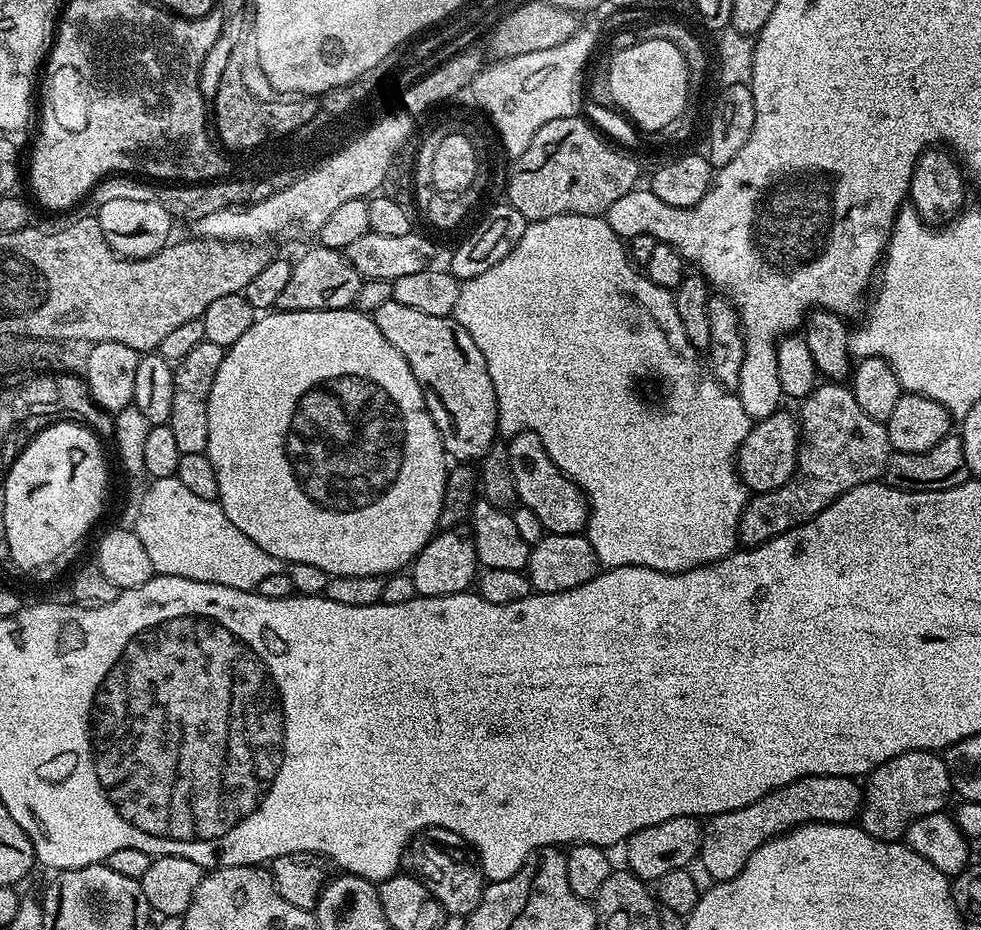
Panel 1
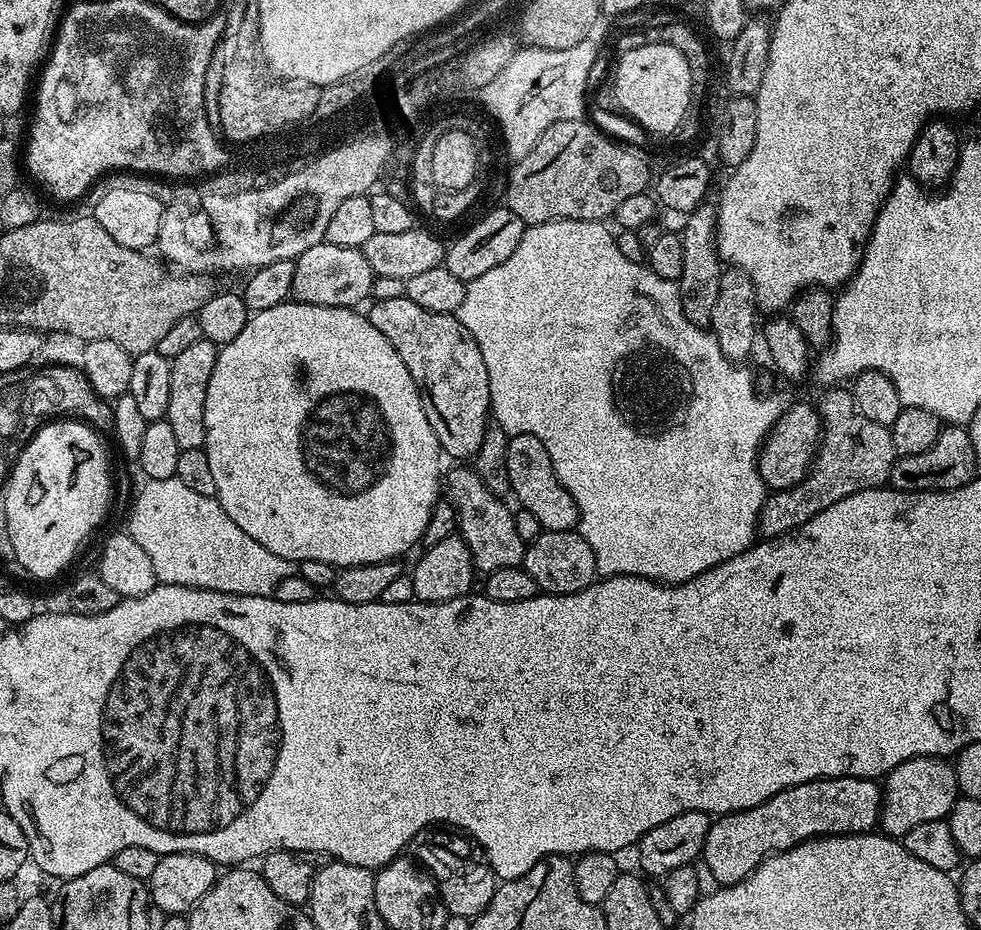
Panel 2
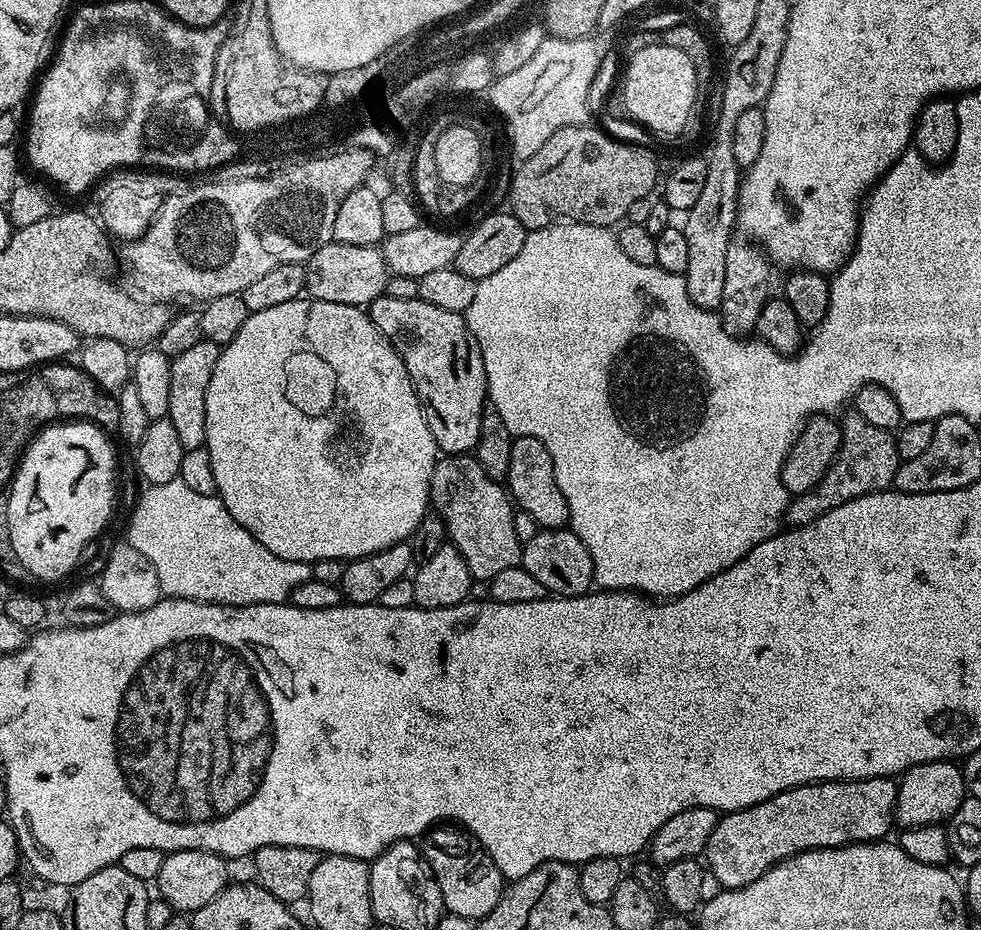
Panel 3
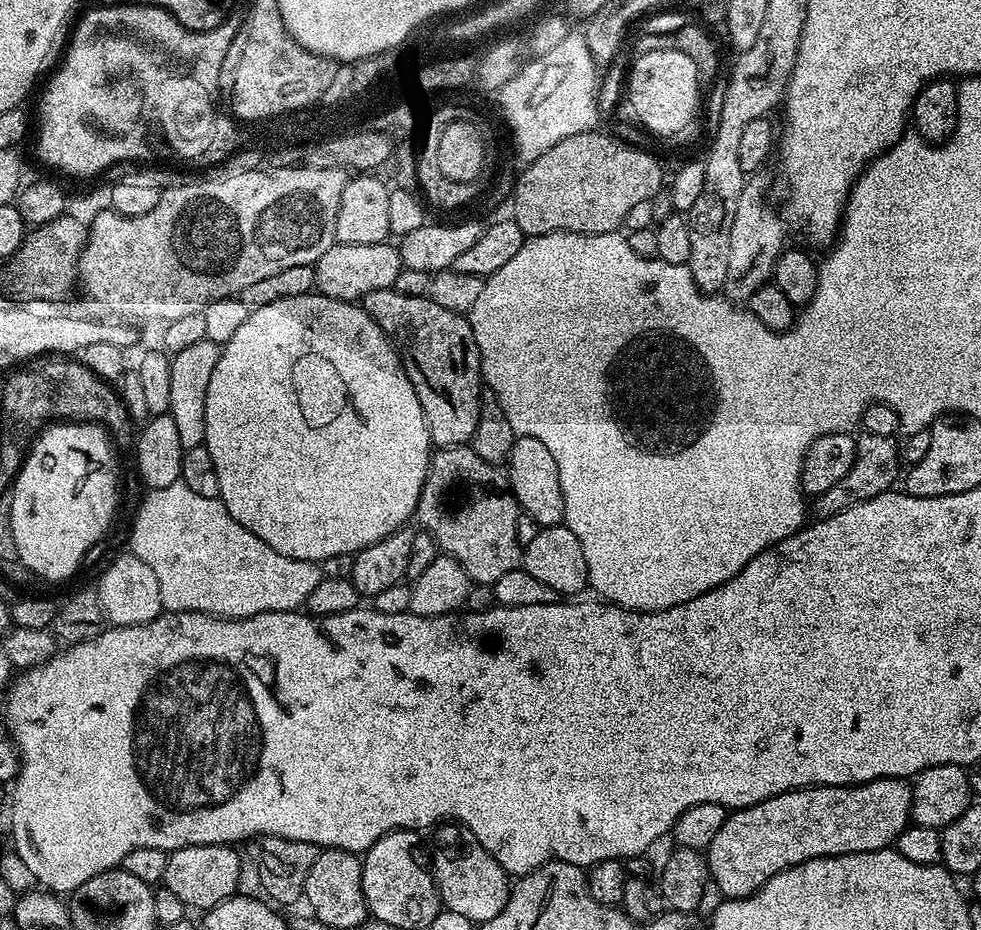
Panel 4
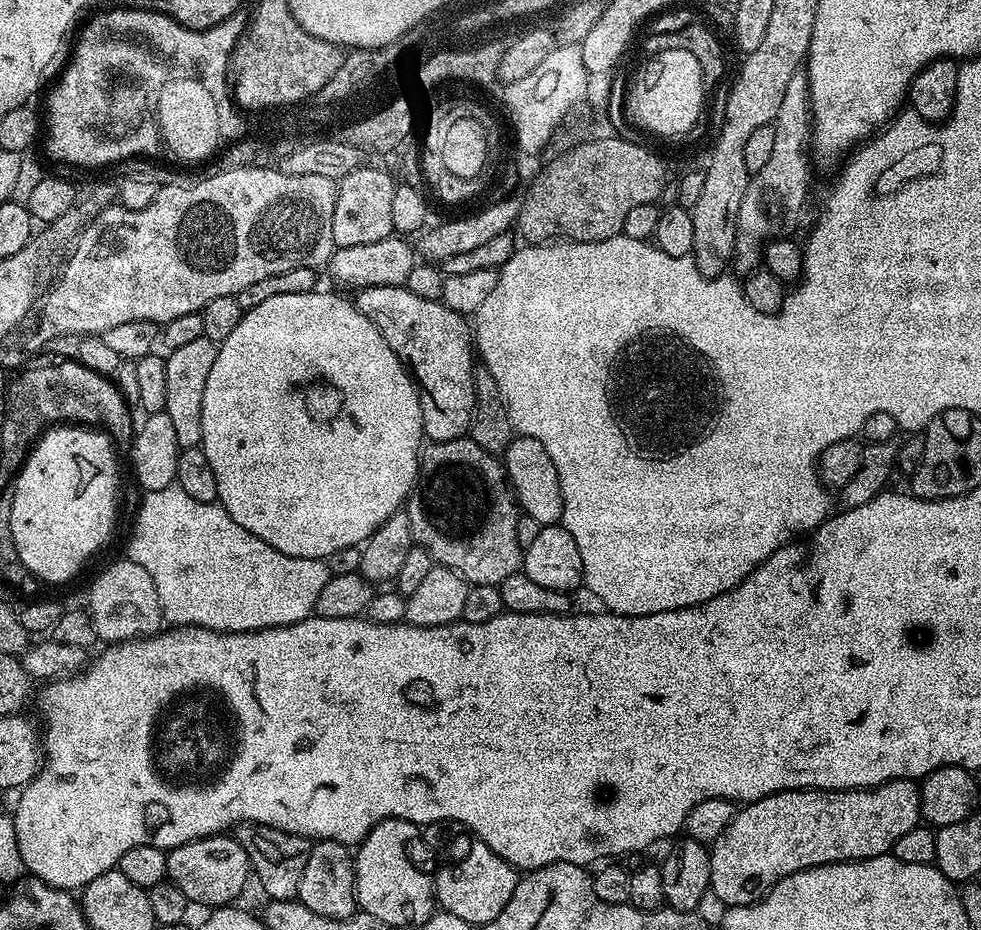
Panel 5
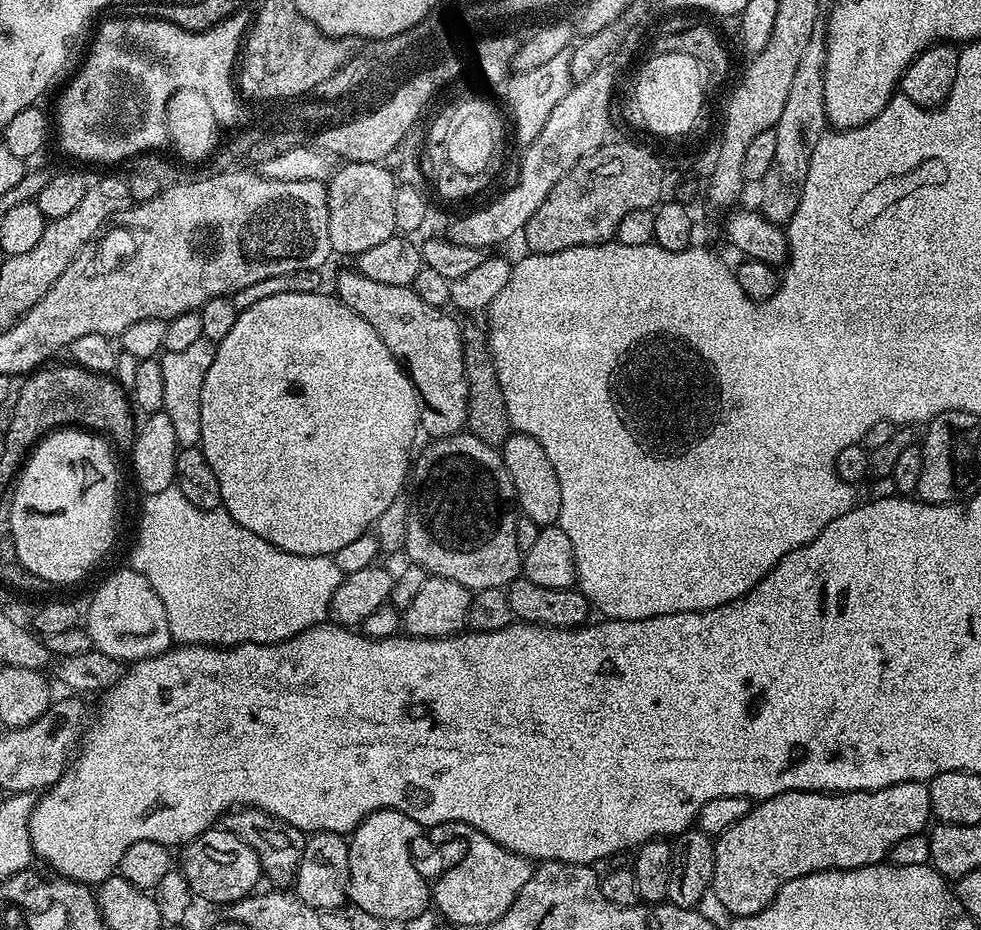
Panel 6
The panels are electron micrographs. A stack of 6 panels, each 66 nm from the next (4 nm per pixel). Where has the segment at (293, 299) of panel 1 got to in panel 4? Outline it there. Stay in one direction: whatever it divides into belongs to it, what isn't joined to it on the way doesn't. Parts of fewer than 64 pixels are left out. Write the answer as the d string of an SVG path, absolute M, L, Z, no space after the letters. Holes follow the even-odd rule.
M334 243L322 258L315 262L315 291L321 296L329 296L335 300L360 302L366 294L374 290L386 290L396 287L396 279L402 267L400 249L391 243L371 244L370 246L350 246Z

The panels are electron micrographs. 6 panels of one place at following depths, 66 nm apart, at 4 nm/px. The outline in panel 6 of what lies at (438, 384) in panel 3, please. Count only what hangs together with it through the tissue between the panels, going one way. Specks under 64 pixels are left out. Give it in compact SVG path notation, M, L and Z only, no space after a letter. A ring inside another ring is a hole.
M348 266L345 272L337 274L334 295L347 308L366 318L366 322L374 326L378 338L386 342L390 354L394 354L394 358L403 364L404 371L412 379L416 394L423 405L420 410L420 428L423 435L425 432L428 438L439 438L465 431L468 423L468 390L466 367L463 365L462 328L460 324L456 325L457 317L447 316L444 308L430 306L430 302L422 302L422 298L418 298L418 294L414 294L411 287L386 286L386 282L374 282L352 266Z

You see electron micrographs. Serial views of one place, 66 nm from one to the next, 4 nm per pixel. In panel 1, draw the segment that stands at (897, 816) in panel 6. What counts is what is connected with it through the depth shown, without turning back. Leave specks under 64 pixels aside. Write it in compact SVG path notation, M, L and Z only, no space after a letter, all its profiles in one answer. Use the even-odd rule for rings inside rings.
M807 776L801 780L790 782L778 790L768 792L758 802L750 806L742 806L738 810L723 812L711 817L703 825L704 837L700 843L698 859L706 862L706 870L710 870L713 881L729 880L739 874L746 866L752 854L767 840L782 835L792 828L803 824L850 824L860 815L864 806L864 789L850 776Z

